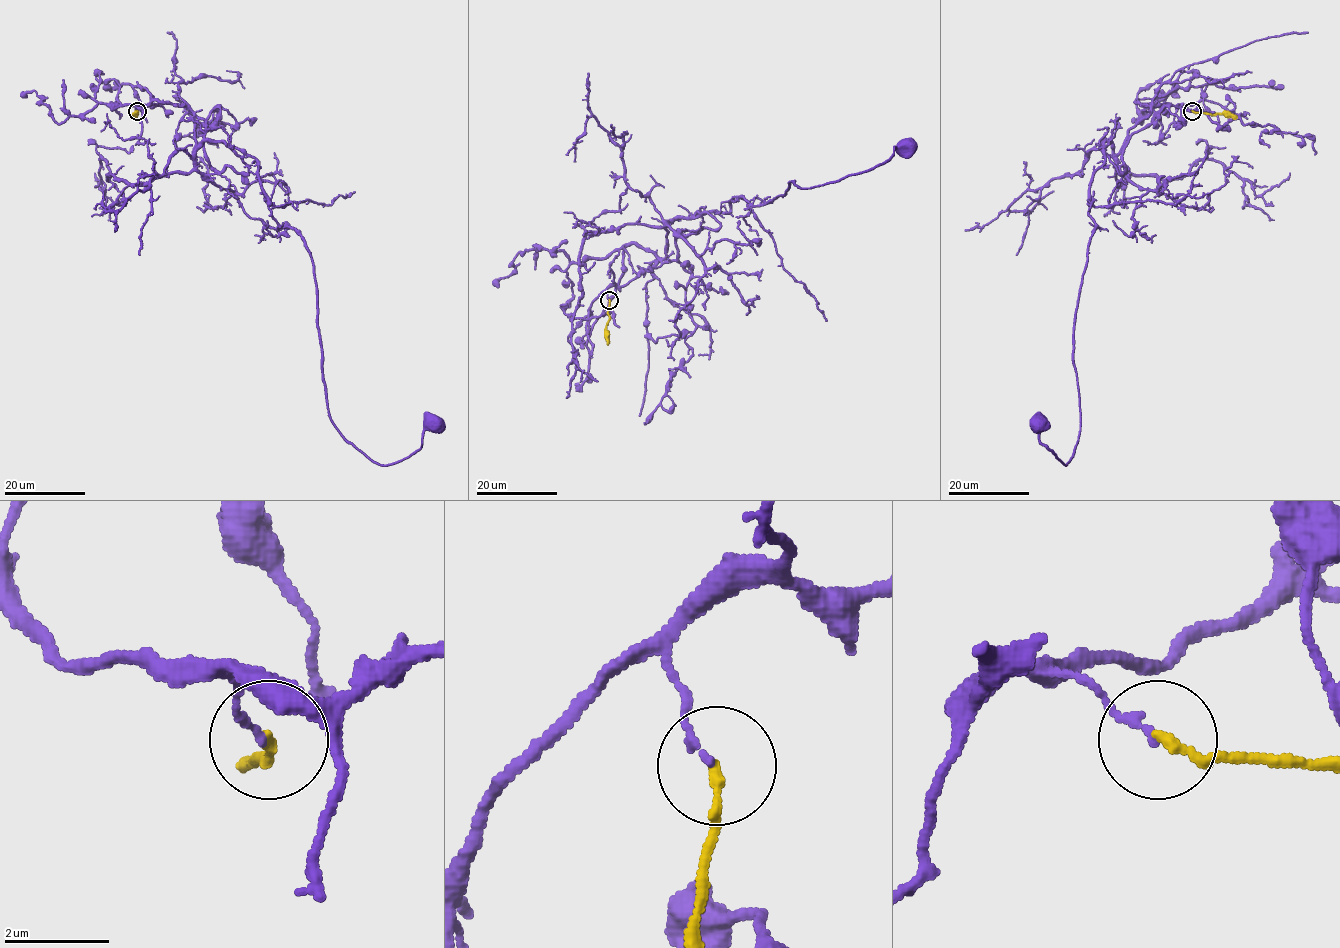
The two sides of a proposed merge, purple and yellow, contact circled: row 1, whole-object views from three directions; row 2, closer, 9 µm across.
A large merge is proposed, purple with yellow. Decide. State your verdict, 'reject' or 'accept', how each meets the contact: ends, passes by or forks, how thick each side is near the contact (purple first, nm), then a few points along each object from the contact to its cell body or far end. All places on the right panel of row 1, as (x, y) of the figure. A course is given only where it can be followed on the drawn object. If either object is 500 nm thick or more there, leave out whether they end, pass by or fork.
reject | purple ends | yellow ends | 130/180 nm | purple via (1191, 111), (1155, 106), (1115, 154), (1104, 148), (1073, 328), (1080, 427), (1066, 465), (1040, 441), (1040, 424) | yellow via (1191, 111), (1236, 118)

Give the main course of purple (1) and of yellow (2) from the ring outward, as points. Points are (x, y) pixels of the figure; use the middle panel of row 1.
1: (609, 299), (666, 256), (665, 223), (906, 148)
2: (609, 299), (608, 344)

